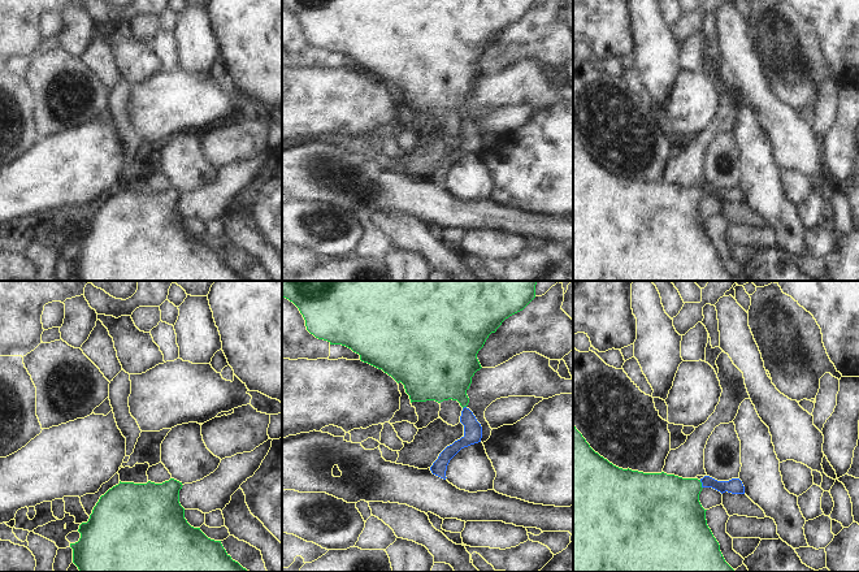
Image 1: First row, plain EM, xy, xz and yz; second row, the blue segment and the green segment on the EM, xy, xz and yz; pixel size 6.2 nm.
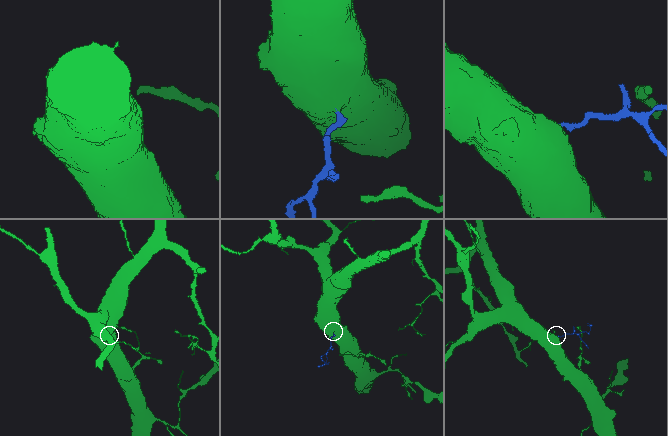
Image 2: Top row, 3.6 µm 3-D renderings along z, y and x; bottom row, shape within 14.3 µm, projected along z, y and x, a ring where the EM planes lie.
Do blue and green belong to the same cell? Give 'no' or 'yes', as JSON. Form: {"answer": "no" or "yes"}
{"answer": "yes"}

